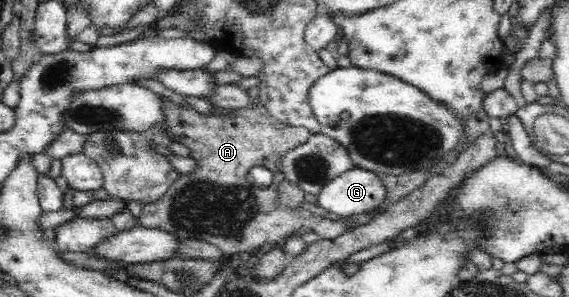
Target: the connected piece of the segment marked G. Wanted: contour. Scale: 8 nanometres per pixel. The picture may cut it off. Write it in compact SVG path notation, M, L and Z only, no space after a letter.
M352 168L321 185L315 205L339 217L369 215L386 199L386 186L378 174Z

